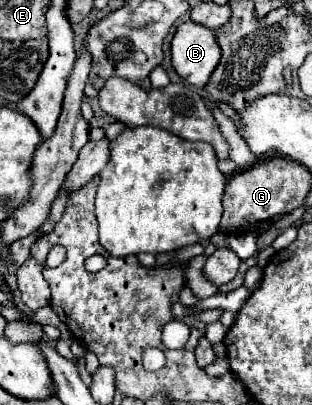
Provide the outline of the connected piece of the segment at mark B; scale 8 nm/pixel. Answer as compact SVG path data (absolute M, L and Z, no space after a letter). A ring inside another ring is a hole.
M191 20L183 22L173 36L171 58L173 68L181 78L193 86L203 88L221 58L215 32Z

